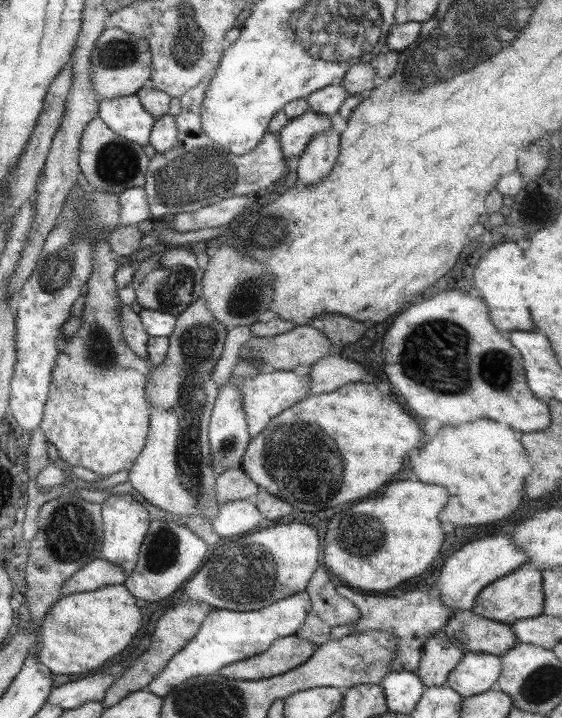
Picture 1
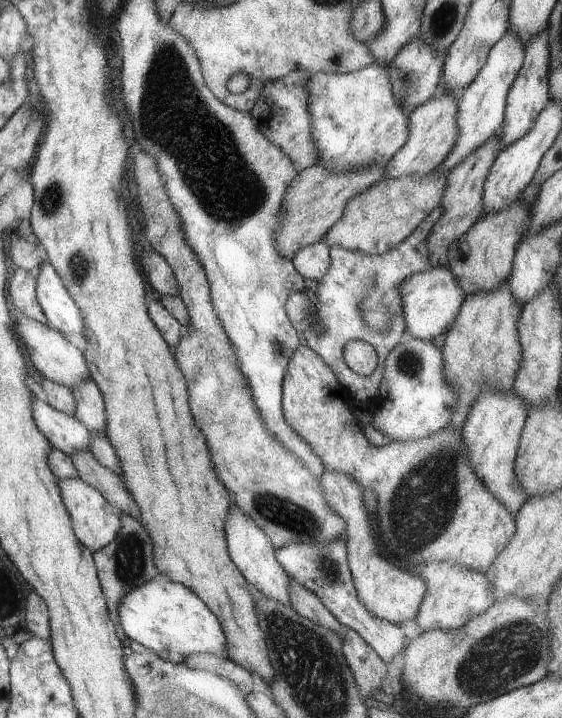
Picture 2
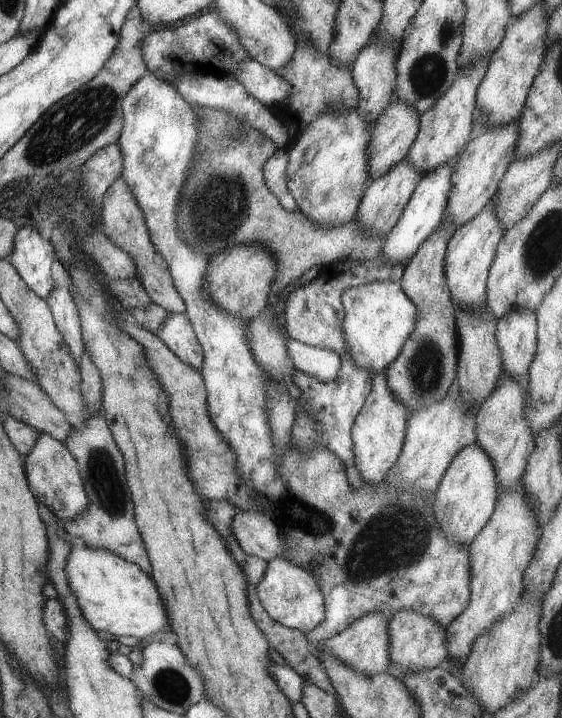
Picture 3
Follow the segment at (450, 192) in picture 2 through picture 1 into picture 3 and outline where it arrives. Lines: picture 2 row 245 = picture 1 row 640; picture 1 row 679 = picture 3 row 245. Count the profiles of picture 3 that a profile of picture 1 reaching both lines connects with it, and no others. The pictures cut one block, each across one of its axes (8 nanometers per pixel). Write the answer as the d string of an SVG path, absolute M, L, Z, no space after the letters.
M439 221L435 230L421 242L417 252L405 263L401 278L397 281L403 294L413 302L417 318L397 358L394 358L383 371L389 392L395 400L401 402L401 406L407 408L408 413L421 410L443 398L452 388L453 378L456 377L458 358L456 310L449 298L449 288L445 286L445 274L443 274L445 247L455 229L453 222Z

